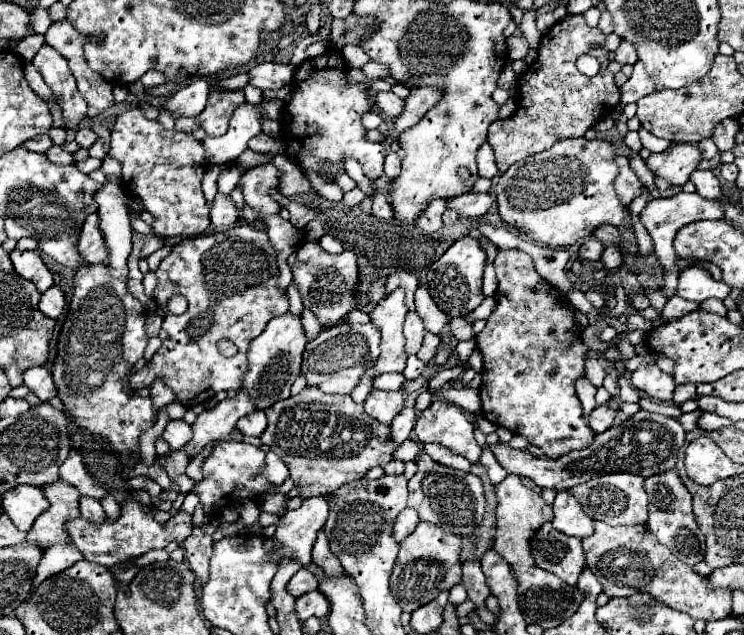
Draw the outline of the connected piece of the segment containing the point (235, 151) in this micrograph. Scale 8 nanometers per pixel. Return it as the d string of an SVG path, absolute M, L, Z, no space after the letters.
M270 100L270 102L260 102L258 106L252 106L252 104L238 106L232 114L228 132L220 138L206 138L202 142L202 146L208 154L208 162L218 164L218 166L234 162L234 158L238 158L238 154L242 154L246 150L248 140L254 138L262 130L260 120L264 116L280 120L282 102Z

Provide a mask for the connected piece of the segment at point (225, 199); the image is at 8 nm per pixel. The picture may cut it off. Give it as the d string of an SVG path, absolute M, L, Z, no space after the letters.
M216 194L214 206L212 206L212 212L210 212L210 220L212 220L212 226L216 230L226 230L226 228L234 226L240 220L240 212L234 206L230 196Z

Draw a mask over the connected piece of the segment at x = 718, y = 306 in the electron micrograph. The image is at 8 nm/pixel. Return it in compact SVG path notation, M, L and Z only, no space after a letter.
M710 298L710 300L704 300L704 302L700 304L700 308L708 310L708 312L714 312L714 314L718 314L718 316L726 316L726 314L728 314L726 306L724 306L720 300L714 300L714 298Z

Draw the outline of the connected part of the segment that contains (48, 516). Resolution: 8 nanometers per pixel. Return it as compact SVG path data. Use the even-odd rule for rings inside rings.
M60 480L52 486L46 486L44 494L50 502L50 508L38 516L26 536L26 542L40 546L42 550L54 544L70 542L70 536L66 534L66 522L80 518L80 494L68 482Z

